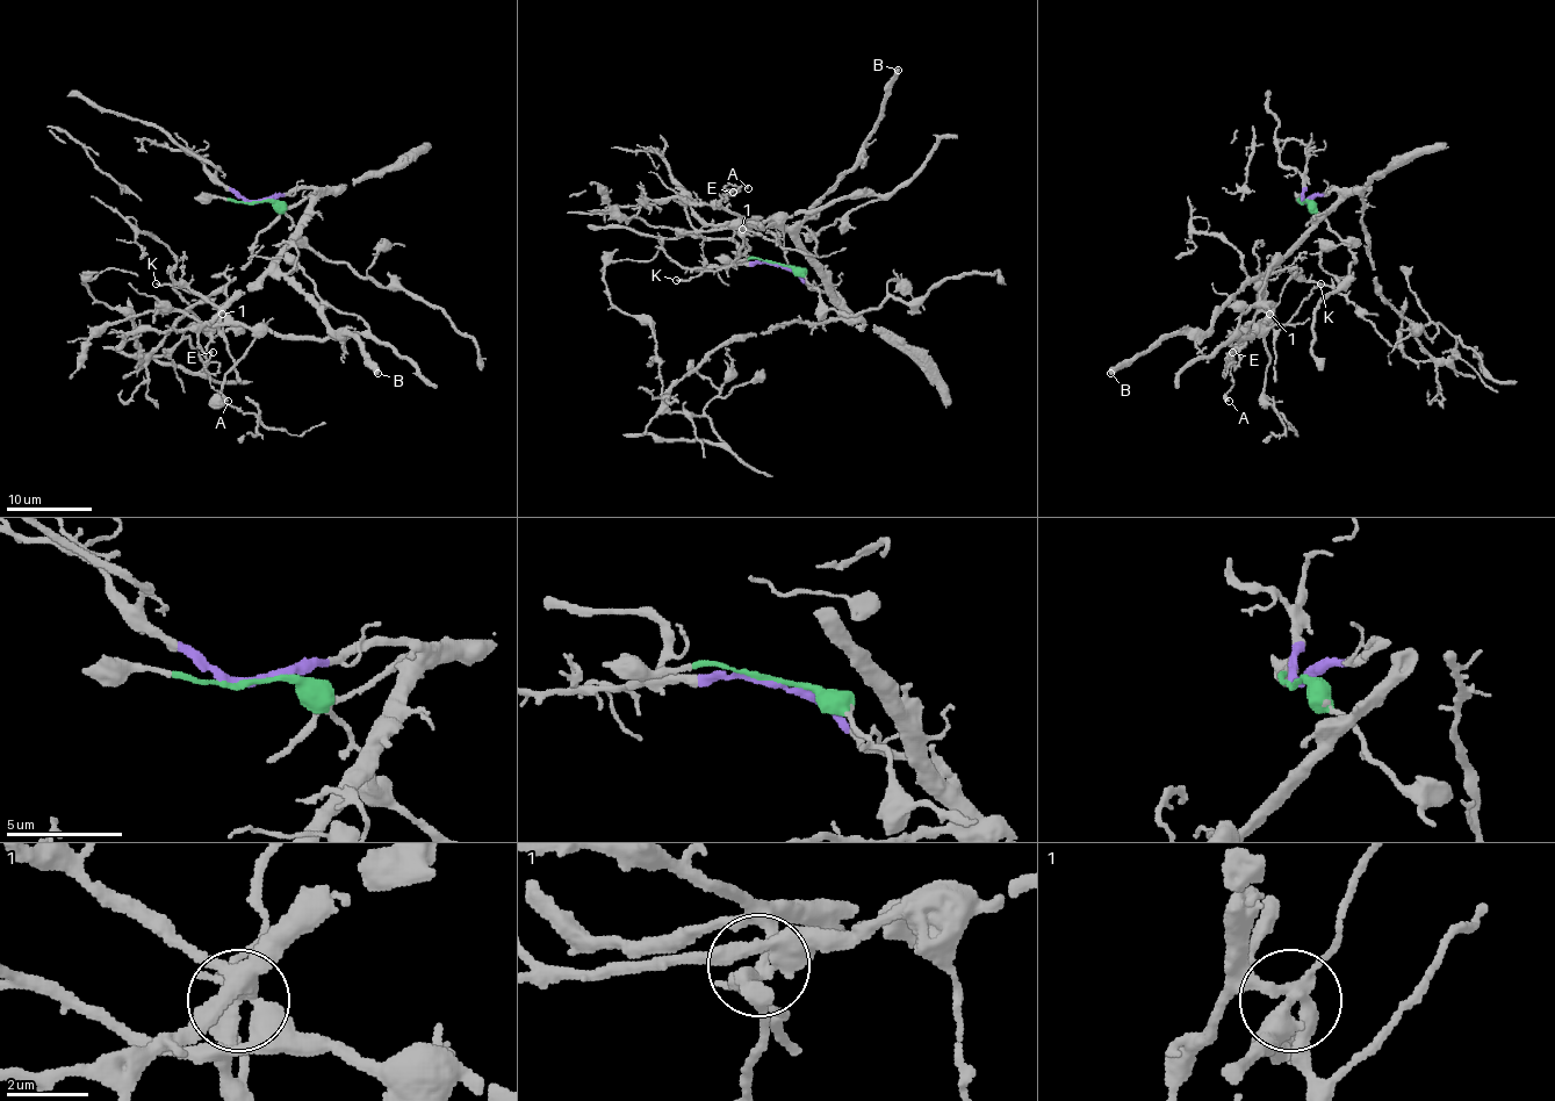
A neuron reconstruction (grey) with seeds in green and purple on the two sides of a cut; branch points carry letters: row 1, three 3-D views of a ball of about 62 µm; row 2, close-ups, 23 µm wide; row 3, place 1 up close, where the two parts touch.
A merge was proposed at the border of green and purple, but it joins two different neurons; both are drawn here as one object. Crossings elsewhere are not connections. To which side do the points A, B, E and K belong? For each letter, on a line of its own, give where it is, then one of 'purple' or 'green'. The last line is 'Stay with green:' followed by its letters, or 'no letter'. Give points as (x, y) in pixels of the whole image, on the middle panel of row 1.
A: (748, 188) | purple
B: (898, 70) | purple
E: (733, 192) | purple
K: (676, 280) | purple
Stay with green: no letter

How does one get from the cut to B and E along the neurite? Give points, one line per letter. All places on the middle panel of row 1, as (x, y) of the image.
B: (778, 265), (835, 297), (797, 229), (855, 165), (898, 69)
E: (778, 265), (835, 297), (821, 267), (786, 231), (768, 218), (742, 221), (718, 206), (733, 193)

